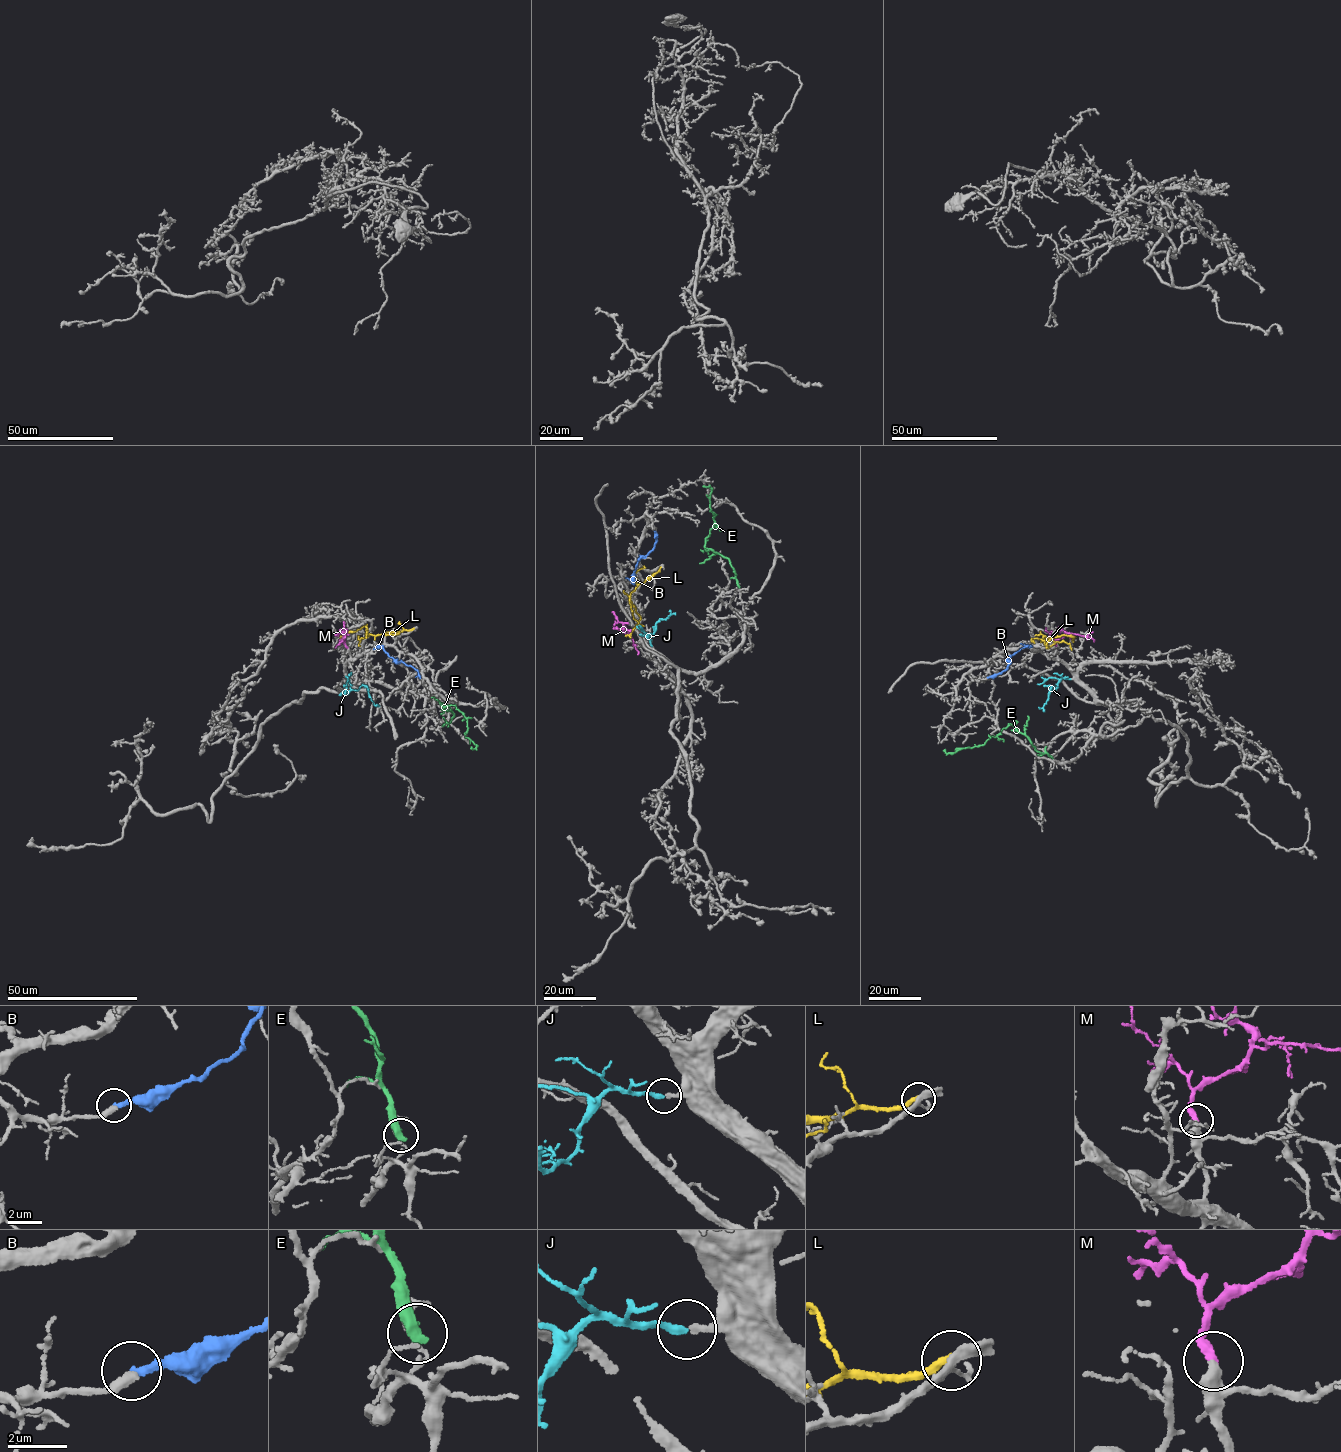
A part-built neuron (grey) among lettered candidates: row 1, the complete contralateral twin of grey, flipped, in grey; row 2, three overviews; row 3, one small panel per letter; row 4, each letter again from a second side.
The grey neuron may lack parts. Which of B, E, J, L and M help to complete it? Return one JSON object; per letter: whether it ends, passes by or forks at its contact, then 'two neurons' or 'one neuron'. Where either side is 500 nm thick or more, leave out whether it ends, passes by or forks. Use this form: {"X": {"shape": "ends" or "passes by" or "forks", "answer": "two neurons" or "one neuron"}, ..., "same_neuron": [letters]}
{"B": {"shape": "ends", "answer": "two neurons"}, "E": {"shape": "ends", "answer": "two neurons"}, "J": {"shape": "ends", "answer": "one neuron"}, "L": {"shape": "ends", "answer": "two neurons"}, "M": {"shape": "ends", "answer": "one neuron"}, "same_neuron": ["J", "M"]}

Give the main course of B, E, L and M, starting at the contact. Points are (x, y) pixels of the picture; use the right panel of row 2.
B: (987, 677), (1006, 670), (1009, 658), (1026, 647), (1020, 644)
E: (1052, 757), (1038, 752), (1030, 740), (1008, 724), (984, 744), (952, 753), (943, 750)
L: (1046, 648), (1041, 640), (1044, 637), (1066, 635), (1073, 638), (1070, 636)
M: (1056, 645), (1056, 640), (1068, 633), (1089, 637), (1093, 641)

